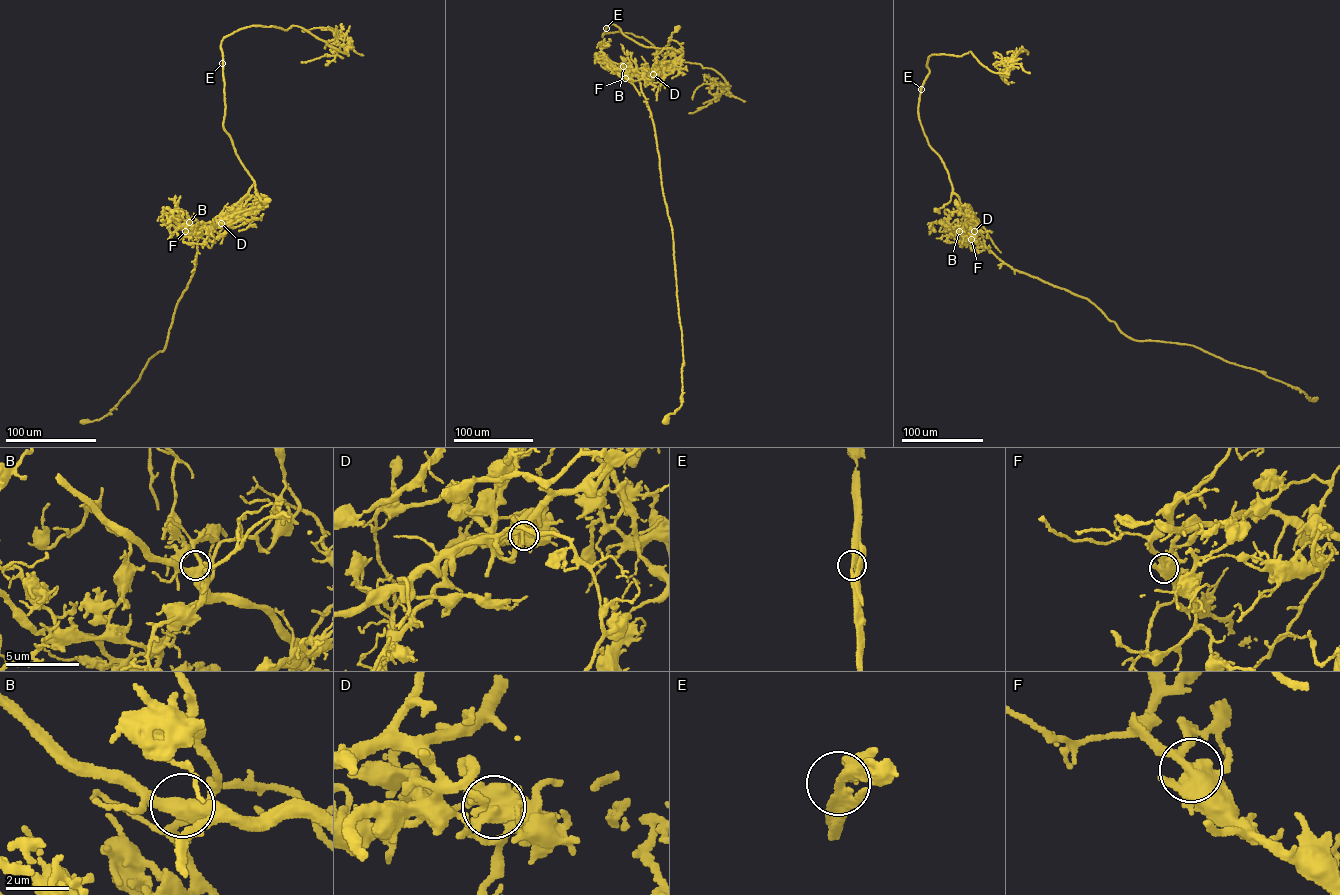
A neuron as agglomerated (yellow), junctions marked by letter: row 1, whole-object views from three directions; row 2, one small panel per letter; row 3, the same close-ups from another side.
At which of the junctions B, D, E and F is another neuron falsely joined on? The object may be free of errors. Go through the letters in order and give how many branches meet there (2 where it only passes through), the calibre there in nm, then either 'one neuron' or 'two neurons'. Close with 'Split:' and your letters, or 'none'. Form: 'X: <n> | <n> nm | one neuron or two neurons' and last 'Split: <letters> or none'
B: 4 | 440 nm | one neuron
D: 4 | 550 nm | two neurons
E: 4 | 280 nm | one neuron
F: 5 | 500 nm | one neuron
Split: D

